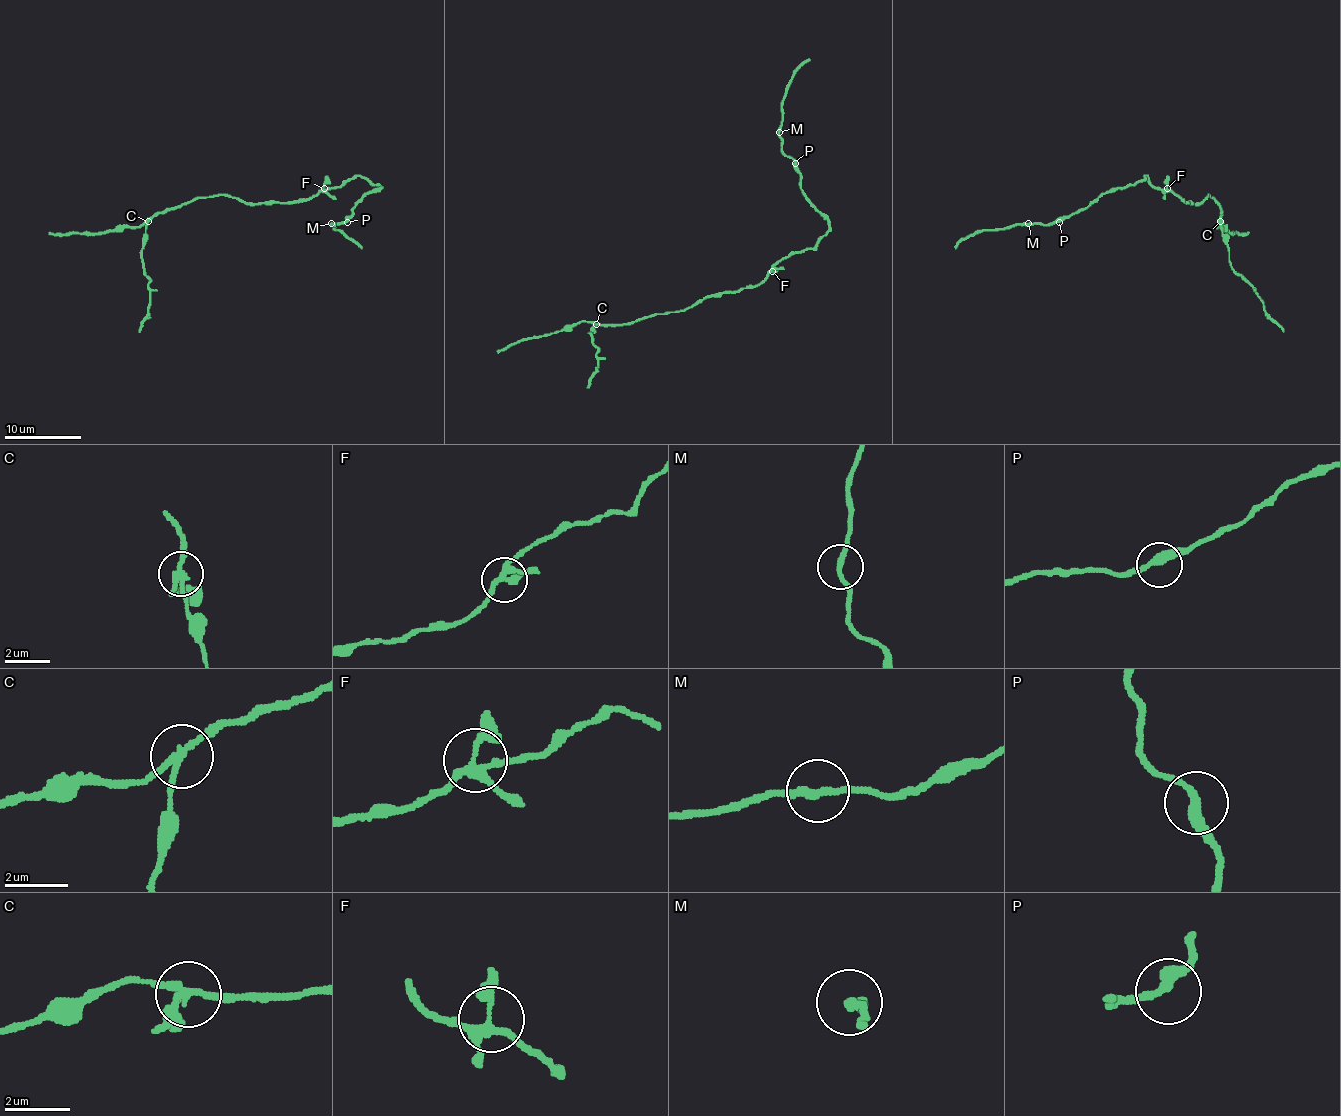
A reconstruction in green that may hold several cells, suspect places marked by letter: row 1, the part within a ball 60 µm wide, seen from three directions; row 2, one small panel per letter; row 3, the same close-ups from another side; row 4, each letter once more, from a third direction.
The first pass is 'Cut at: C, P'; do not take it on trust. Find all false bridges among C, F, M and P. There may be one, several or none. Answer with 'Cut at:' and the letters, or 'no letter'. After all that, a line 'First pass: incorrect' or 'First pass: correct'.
Cut at: C
First pass: incorrect

